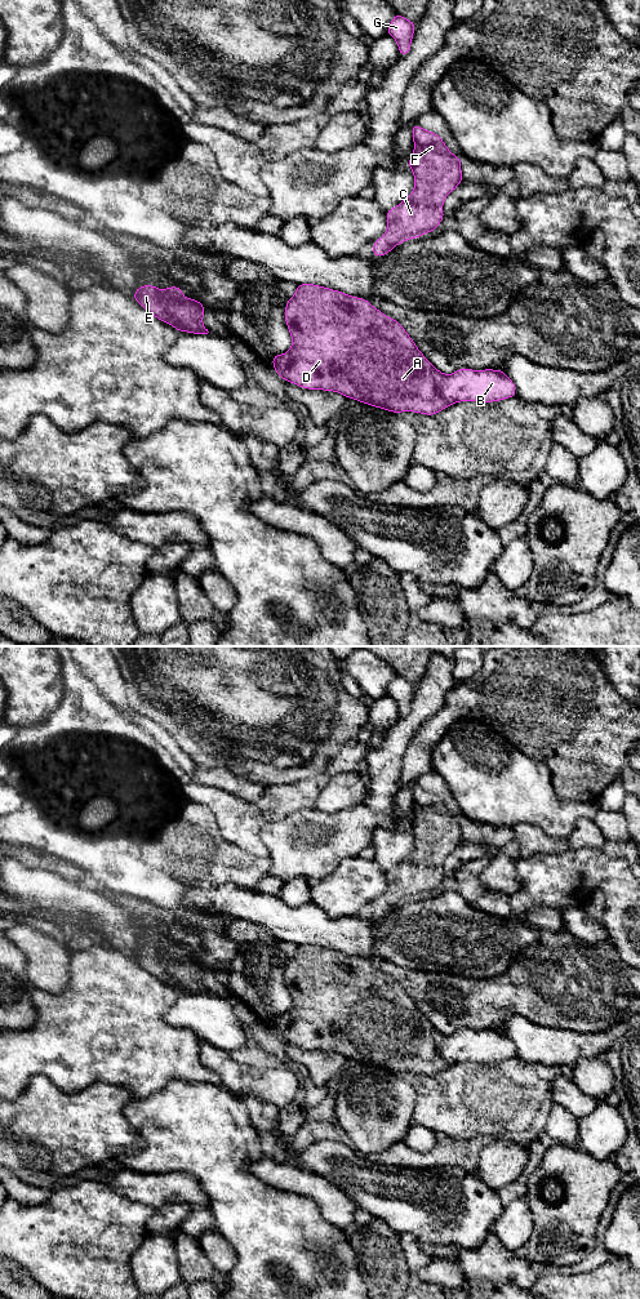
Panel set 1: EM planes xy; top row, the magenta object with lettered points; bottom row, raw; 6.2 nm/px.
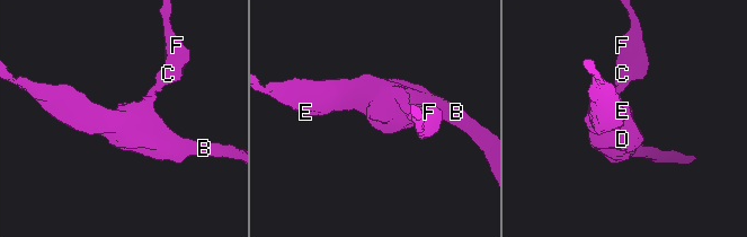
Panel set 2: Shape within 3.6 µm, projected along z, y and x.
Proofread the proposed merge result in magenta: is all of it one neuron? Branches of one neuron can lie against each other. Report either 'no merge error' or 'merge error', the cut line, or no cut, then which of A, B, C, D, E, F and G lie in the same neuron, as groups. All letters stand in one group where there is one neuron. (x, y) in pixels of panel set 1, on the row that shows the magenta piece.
no merge error | no cut | A B C D E F G

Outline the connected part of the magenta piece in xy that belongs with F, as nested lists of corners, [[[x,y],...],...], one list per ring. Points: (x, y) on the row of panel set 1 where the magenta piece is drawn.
[[[417,124],[413,130],[413,157],[406,161],[414,175],[414,190],[394,209],[386,210],[387,230],[373,243],[373,257],[385,257],[396,245],[432,232],[444,219],[443,205],[445,197],[463,181],[459,156],[453,155],[444,141],[434,132],[422,129]]]

